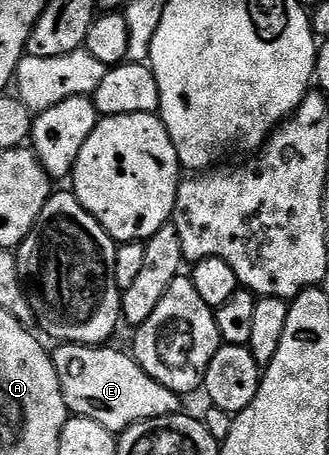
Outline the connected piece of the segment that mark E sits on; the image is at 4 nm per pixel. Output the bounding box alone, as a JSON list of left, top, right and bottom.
[52,343,182,434]

